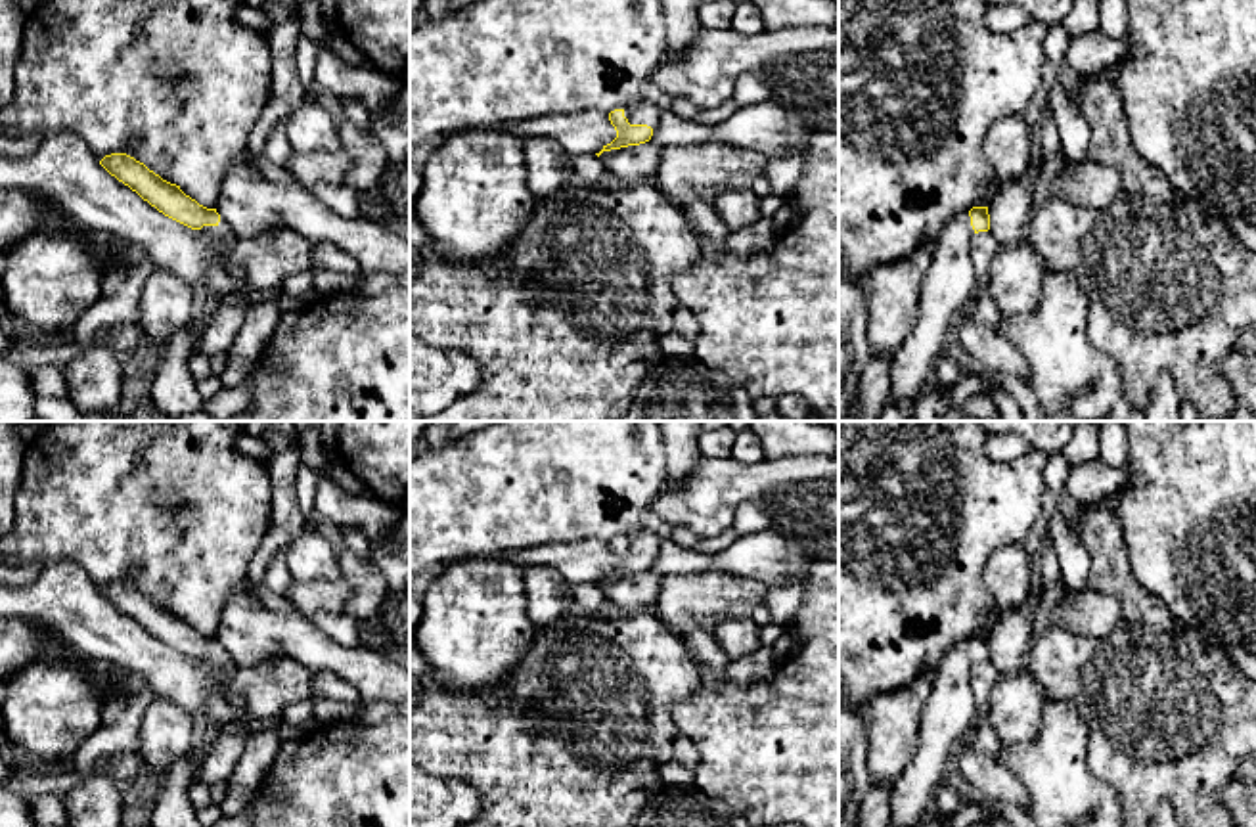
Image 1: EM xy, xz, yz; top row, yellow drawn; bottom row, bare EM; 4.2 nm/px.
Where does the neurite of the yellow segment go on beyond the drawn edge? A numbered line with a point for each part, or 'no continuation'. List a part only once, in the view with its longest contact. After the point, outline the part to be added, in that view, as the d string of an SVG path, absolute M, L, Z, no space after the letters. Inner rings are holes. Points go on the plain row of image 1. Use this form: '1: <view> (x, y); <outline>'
1: xz (646, 540); M645 526L634 536L624 538L624 546L630 553L647 553L651 557L659 553L661 544L662 540L659 538L653 526Z

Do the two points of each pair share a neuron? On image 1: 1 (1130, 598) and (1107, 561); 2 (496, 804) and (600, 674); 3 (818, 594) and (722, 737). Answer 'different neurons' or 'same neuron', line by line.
1: same neuron
2: same neuron
3: same neuron

